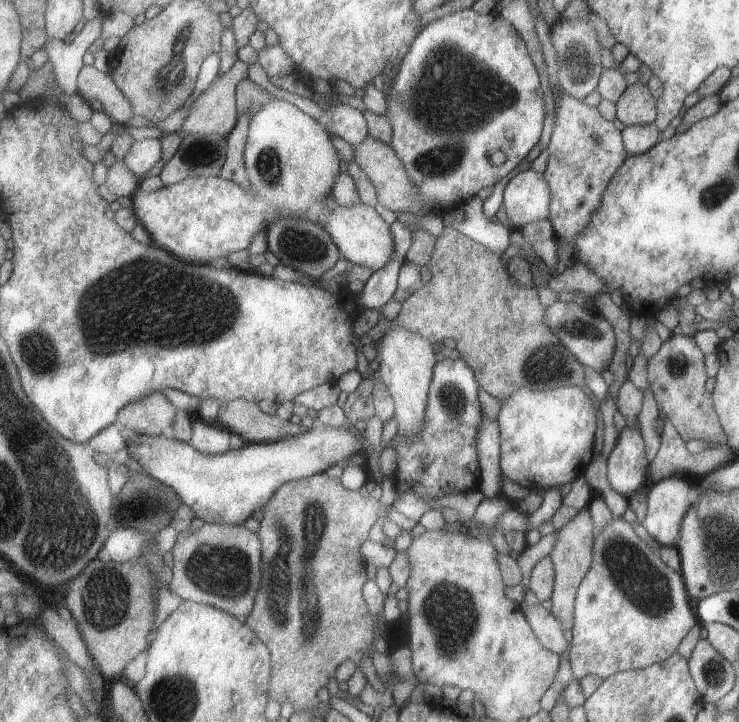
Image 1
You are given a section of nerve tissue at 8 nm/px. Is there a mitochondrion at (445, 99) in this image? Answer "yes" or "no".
yes

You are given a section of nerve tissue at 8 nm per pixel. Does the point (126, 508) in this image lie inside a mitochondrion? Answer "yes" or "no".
yes

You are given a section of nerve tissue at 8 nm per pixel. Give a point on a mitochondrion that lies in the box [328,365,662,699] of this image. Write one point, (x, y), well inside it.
(452, 612)

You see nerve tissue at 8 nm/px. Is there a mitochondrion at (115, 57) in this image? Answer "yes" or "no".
no

